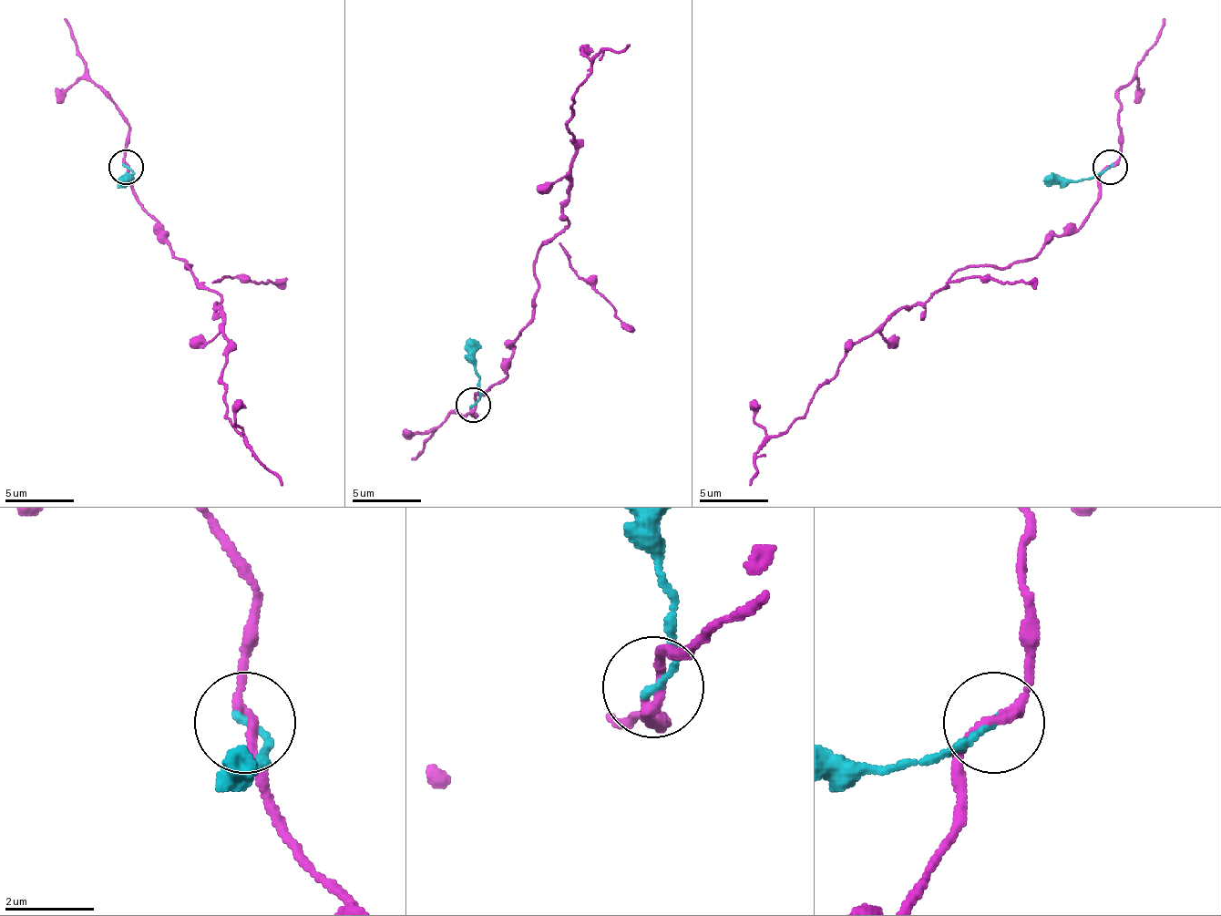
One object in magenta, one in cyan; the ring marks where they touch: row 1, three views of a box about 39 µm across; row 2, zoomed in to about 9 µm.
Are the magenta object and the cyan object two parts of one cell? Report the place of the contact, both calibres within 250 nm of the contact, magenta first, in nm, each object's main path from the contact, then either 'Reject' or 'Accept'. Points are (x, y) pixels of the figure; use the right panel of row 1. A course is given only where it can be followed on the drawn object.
Place: (1110, 167). Thickness 200 nm (magenta) against 160 nm. Course of magenta: (1113, 166), (1078, 228), (1053, 235), (1022, 262), (964, 266), (864, 334), (799, 417), (757, 452), (751, 486). Course of cyan: (1109, 166), (1084, 180), (1051, 180), (1043, 176). Accept

